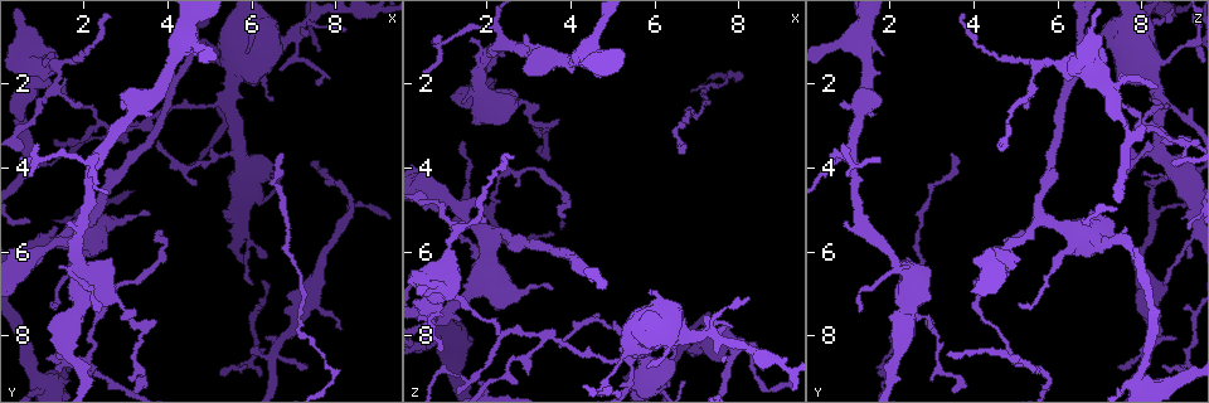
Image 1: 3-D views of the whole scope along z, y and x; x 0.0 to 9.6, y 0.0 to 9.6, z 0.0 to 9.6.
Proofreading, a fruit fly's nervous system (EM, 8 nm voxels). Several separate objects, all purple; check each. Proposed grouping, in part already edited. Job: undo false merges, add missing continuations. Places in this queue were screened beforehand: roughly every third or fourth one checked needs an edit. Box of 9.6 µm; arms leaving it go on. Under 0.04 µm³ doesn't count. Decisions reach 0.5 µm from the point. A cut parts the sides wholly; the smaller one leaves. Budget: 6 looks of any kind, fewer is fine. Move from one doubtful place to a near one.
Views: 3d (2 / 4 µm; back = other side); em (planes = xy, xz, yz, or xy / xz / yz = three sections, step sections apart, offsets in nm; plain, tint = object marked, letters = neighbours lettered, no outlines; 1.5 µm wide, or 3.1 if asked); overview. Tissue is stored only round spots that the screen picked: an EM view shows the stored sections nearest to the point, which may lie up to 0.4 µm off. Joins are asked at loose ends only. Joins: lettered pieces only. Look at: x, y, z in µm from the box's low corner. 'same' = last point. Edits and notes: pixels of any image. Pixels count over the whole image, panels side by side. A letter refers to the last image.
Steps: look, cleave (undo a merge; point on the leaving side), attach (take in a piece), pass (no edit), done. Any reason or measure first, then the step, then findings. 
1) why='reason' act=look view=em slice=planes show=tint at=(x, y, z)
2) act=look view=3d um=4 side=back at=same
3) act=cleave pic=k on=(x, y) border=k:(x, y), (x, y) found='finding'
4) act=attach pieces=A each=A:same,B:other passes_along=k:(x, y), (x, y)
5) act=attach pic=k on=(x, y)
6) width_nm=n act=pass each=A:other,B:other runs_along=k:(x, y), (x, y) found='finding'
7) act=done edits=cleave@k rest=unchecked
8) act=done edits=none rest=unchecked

why='three-way junction' act=look view=3d um=2 at=(3.40, 3.00, 7.95)

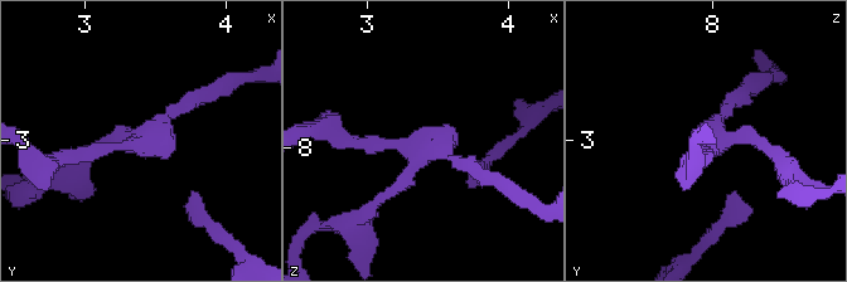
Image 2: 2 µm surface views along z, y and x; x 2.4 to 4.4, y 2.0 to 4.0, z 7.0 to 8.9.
arms=3 act=look view=em slice=xz step=4 show=tint at=(3.44, 3.00, 7.98)

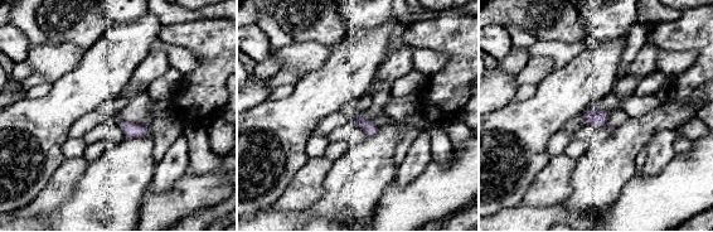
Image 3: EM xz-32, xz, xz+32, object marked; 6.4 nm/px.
why='what lies round it' act=look view=em slice=xz step=4 show=letters at=same

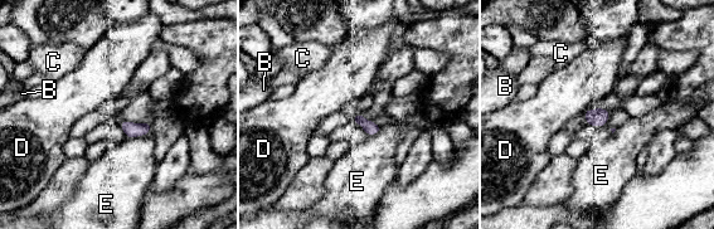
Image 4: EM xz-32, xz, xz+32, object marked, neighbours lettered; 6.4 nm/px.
act=pass each=B:other,C:other,D:other,E:other found='all the same neuron'

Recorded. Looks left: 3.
why='calibre changes' act=look view=em slice=planes show=tint at=(1.40, 2.20, 7.25)

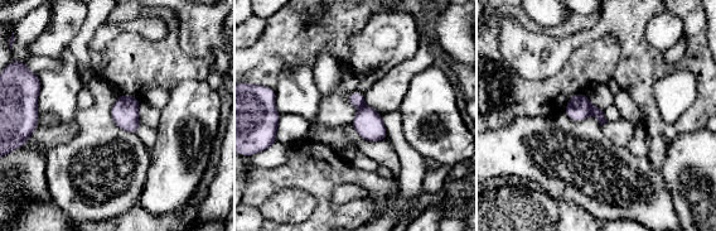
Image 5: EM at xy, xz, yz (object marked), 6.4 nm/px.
act=look view=em slice=planes show=letters at=same

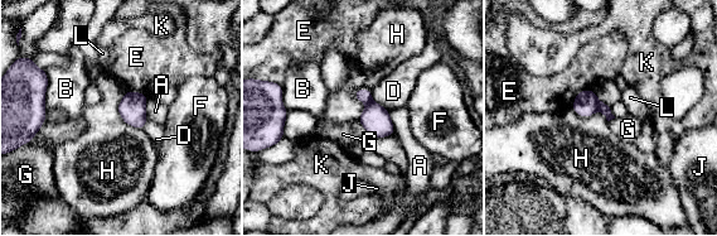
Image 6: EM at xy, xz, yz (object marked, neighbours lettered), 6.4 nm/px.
width_nm=160 longest_contact=B:260nm act=cleave pic=6 on=(585, 102) each=A:other,B:other,D:other,E:other,F:other,G:other,H:other,J:other,K:other,L:other found='a second neuron is stuck on'

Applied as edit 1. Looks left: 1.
act=done edits=cleave@6 rest=unchecked

